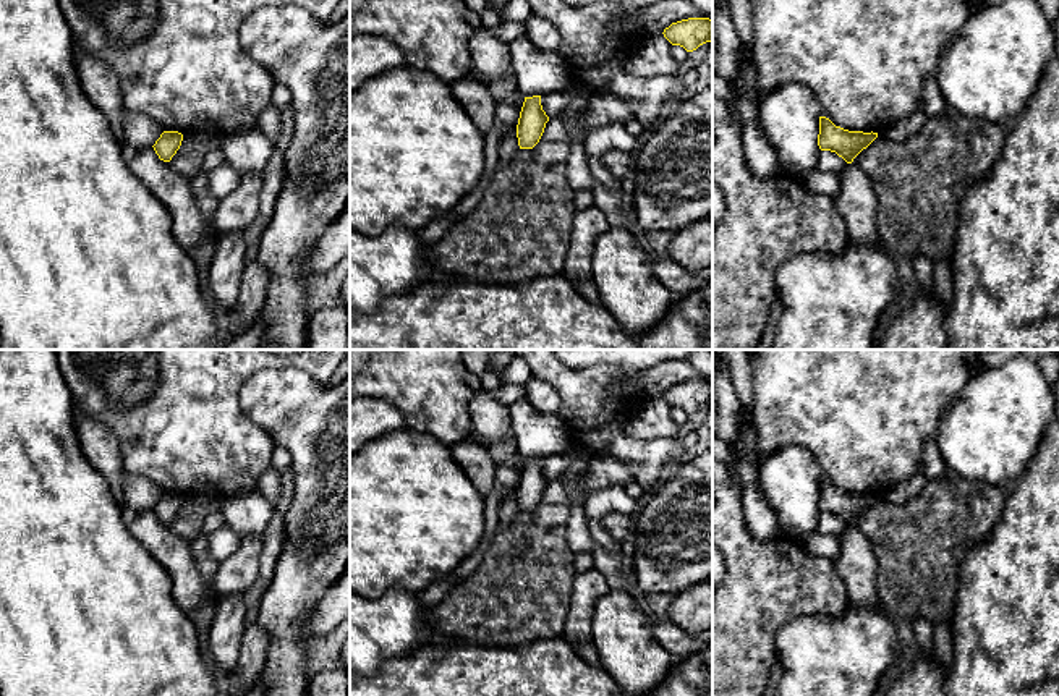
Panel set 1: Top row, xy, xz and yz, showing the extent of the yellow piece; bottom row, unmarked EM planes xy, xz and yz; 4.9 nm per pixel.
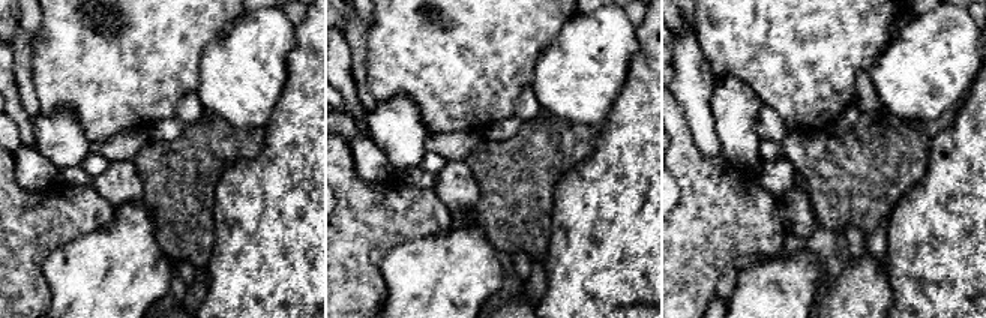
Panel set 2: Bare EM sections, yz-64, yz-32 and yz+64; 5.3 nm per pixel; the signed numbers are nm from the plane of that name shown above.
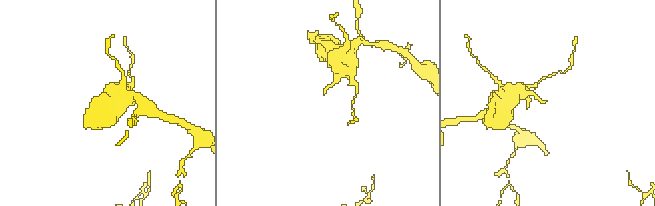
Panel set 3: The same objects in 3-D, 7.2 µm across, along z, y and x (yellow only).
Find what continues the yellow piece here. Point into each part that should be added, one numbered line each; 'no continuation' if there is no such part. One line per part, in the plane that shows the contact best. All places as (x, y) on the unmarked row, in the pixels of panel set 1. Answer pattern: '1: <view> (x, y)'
no continuation

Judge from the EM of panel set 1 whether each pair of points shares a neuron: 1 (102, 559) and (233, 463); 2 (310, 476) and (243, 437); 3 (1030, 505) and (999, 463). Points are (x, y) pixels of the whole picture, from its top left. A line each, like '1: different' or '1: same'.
1: different
2: different
3: different

